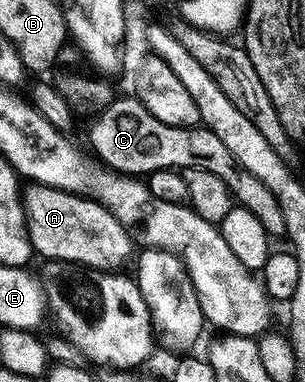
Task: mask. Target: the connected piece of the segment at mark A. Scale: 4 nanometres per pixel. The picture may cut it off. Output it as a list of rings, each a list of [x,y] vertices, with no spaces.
[[[28,184],[22,190],[23,213],[27,217],[27,234],[32,250],[47,261],[66,261],[68,265],[84,269],[119,271],[131,257],[131,237],[128,226],[117,220],[99,201],[78,193],[67,193],[48,185]]]

